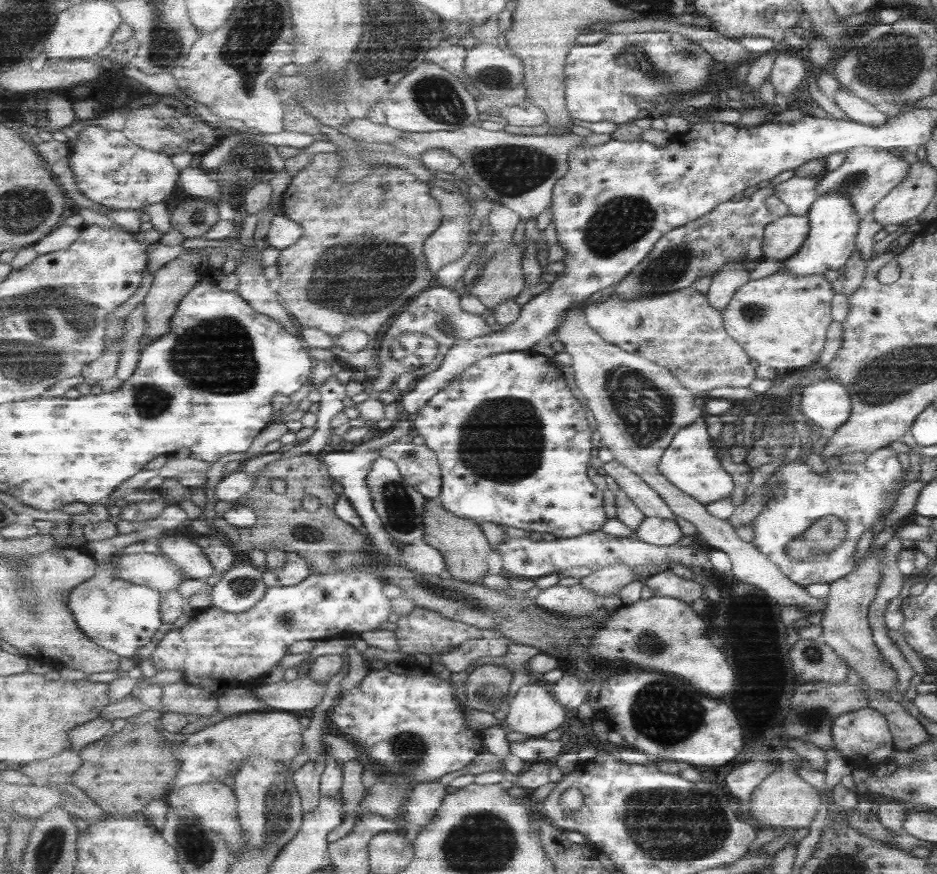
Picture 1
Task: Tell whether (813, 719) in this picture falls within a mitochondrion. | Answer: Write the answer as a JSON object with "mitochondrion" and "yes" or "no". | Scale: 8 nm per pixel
{"mitochondrion":"yes"}

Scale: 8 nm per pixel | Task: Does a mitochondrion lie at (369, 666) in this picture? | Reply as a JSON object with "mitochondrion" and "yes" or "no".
{"mitochondrion":"no"}

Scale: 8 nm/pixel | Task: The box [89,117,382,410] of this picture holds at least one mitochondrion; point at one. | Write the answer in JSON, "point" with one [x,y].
{"point":[217,355]}

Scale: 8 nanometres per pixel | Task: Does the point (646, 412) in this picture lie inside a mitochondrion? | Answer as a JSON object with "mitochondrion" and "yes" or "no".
{"mitochondrion":"yes"}

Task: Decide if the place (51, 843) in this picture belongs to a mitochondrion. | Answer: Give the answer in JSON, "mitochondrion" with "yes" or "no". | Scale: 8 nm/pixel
{"mitochondrion":"yes"}

